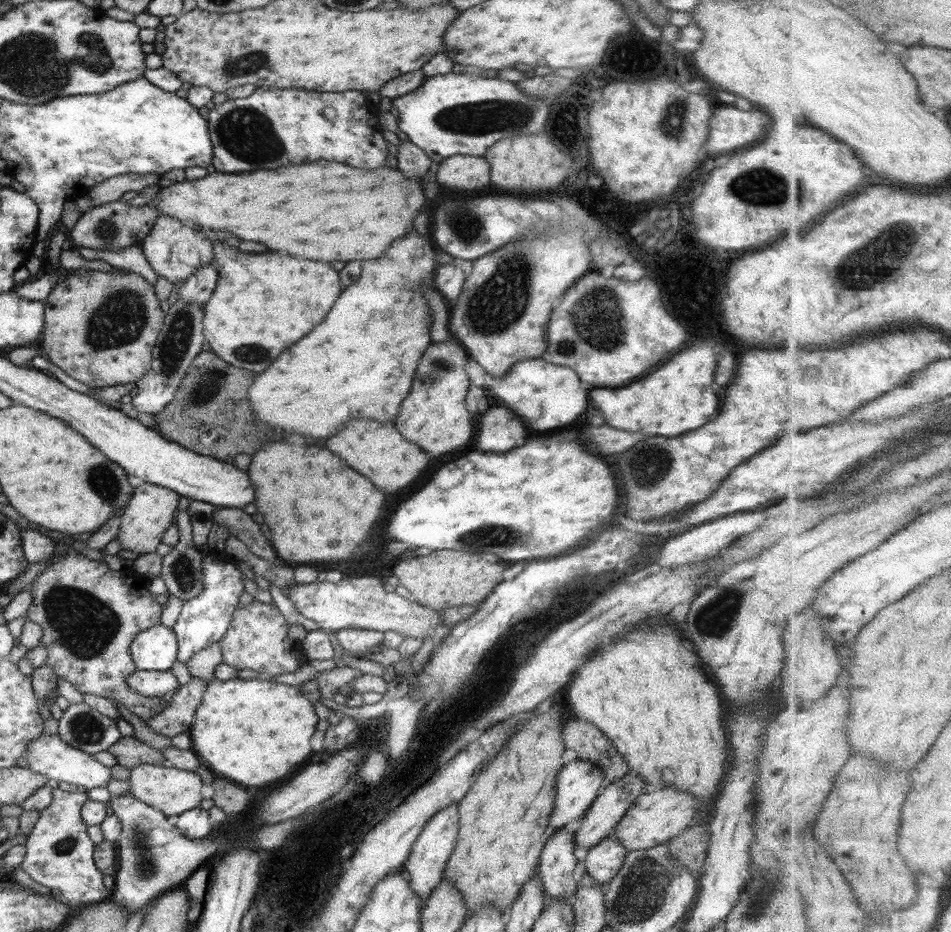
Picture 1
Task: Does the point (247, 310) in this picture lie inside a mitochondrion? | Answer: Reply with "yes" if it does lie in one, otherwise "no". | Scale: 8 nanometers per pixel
no

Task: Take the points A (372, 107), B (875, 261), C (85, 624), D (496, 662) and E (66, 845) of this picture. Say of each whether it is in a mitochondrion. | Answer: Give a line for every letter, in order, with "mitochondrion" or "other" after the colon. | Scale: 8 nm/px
A: other
B: mitochondrion
C: mitochondrion
D: other
E: mitochondrion

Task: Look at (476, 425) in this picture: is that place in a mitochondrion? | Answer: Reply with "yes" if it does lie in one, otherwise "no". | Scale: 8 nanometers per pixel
no

